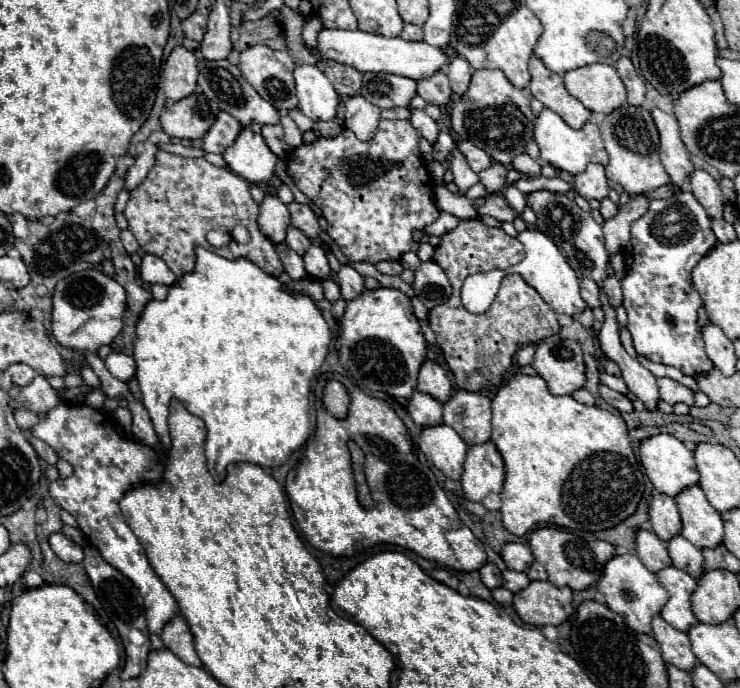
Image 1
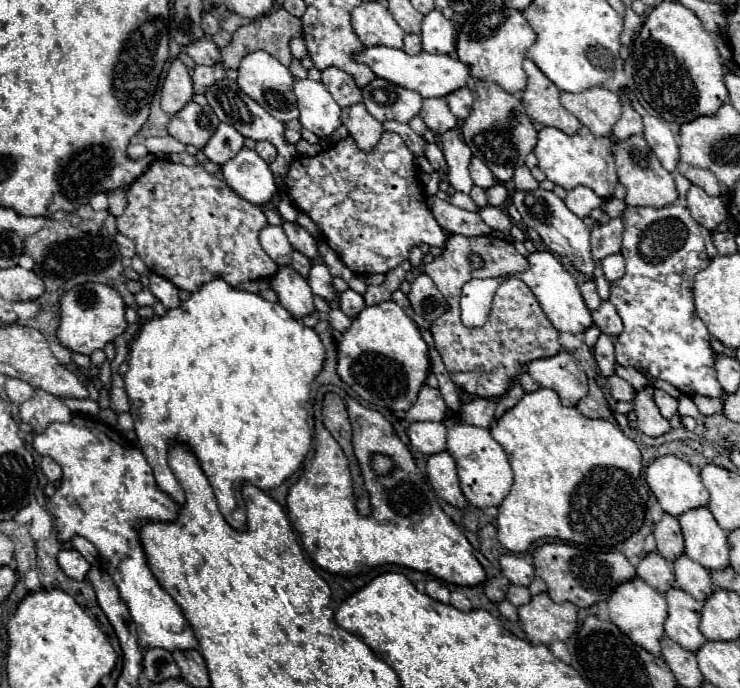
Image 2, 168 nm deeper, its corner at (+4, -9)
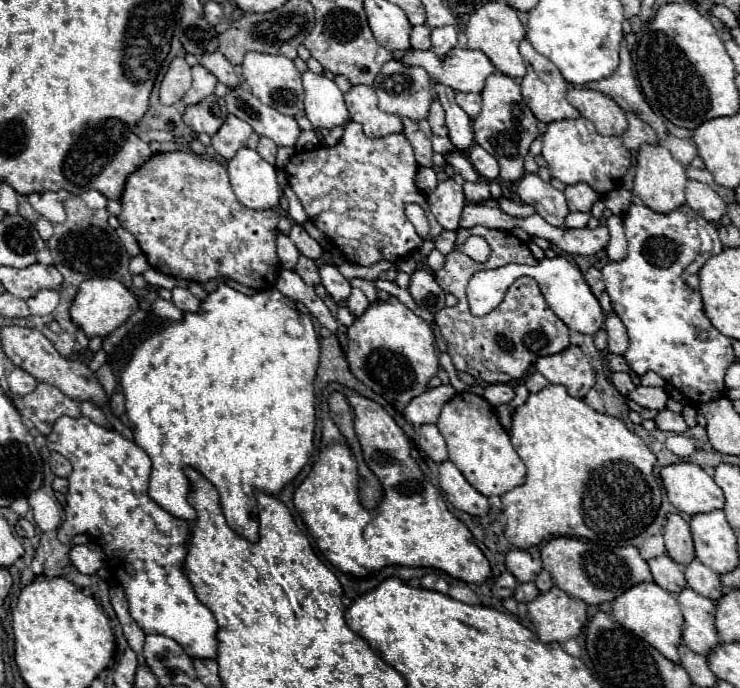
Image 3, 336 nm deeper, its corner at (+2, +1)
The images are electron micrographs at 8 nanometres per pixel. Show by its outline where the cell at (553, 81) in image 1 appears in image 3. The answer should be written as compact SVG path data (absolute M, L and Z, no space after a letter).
M523 41L519 47L523 61L527 65L527 75L521 81L521 91L525 97L525 103L529 105L529 109L533 111L533 115L543 121L543 123L551 123L551 121L561 121L561 119L577 119L579 111L567 103L565 93L569 89L569 83L563 79L563 75L559 73L559 69L543 55L539 55L529 41Z

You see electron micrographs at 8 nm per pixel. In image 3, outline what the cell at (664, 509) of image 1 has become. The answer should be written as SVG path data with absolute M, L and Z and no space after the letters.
M679 513L667 515L667 525L665 525L665 531L663 531L663 539L665 539L667 555L673 561L677 561L681 565L687 565L695 557L689 523Z

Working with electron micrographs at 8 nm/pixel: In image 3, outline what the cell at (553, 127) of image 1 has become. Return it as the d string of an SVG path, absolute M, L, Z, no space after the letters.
M585 117L549 123L547 131L541 135L541 141L543 141L541 155L551 171L551 177L563 181L565 185L585 181L599 195L605 195L607 191L619 187L619 179L631 167L631 151L625 149L623 141L613 135L597 133L595 125Z

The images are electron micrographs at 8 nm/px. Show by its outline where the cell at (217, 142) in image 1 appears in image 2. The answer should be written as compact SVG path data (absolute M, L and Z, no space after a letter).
M219 123L213 137L203 147L203 153L207 155L209 161L217 165L225 165L229 159L237 155L237 151L243 149L243 143L245 143L245 137L237 129L233 129L227 123Z

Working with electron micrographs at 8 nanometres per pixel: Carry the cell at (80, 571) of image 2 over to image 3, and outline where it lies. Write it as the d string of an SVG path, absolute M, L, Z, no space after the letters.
M75 545L69 551L69 559L85 575L91 575L105 565L105 553L99 545Z

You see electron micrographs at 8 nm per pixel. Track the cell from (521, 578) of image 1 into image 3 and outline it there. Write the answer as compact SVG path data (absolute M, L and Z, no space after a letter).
M519 583L513 597L515 597L517 601L529 603L529 601L533 601L533 599L537 597L537 593L539 593L539 589L535 587L535 583Z

